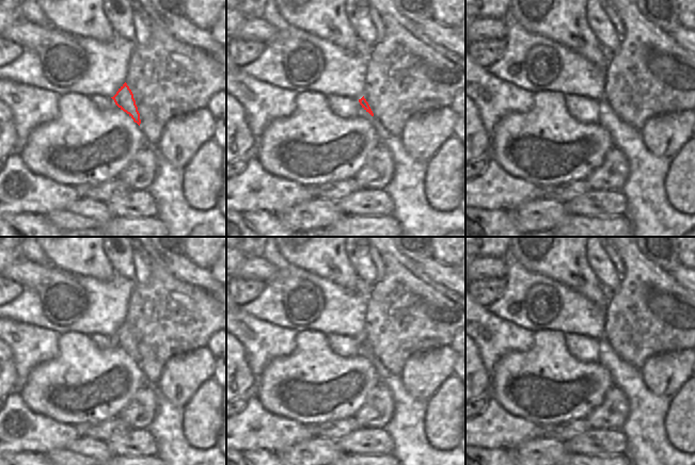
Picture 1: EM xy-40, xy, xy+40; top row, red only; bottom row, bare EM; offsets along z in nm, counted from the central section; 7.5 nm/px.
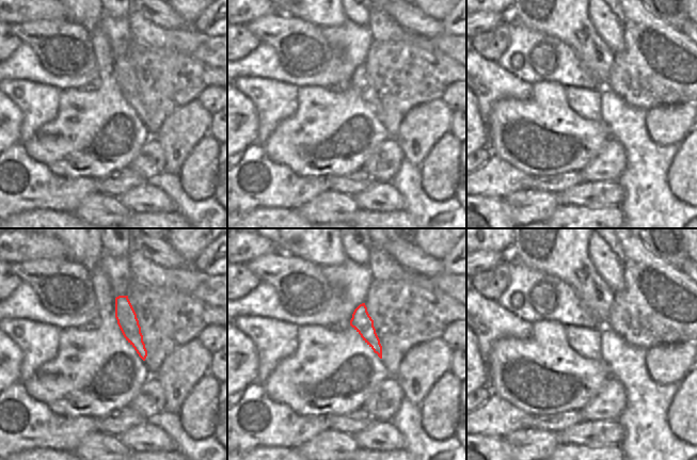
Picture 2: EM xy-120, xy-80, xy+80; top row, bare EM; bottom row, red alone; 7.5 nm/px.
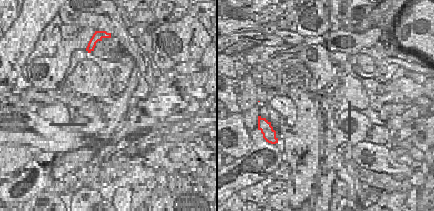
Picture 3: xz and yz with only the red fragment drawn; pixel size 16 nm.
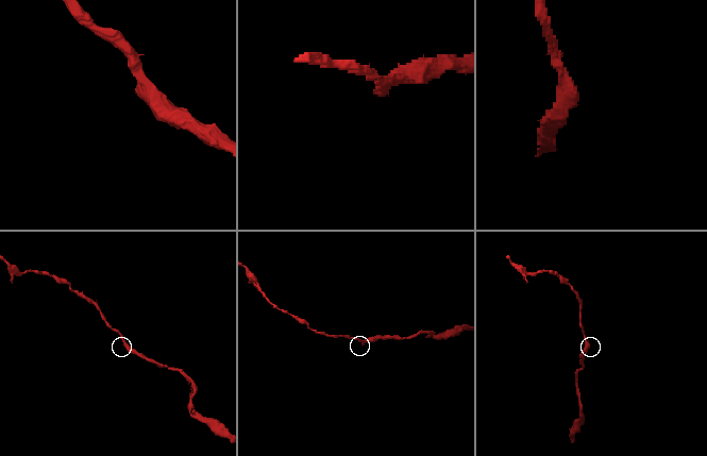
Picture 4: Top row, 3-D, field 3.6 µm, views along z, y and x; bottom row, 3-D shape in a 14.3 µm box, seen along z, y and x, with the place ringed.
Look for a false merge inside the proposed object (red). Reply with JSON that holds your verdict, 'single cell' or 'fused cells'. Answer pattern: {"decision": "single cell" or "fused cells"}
{"decision": "fused cells"}

